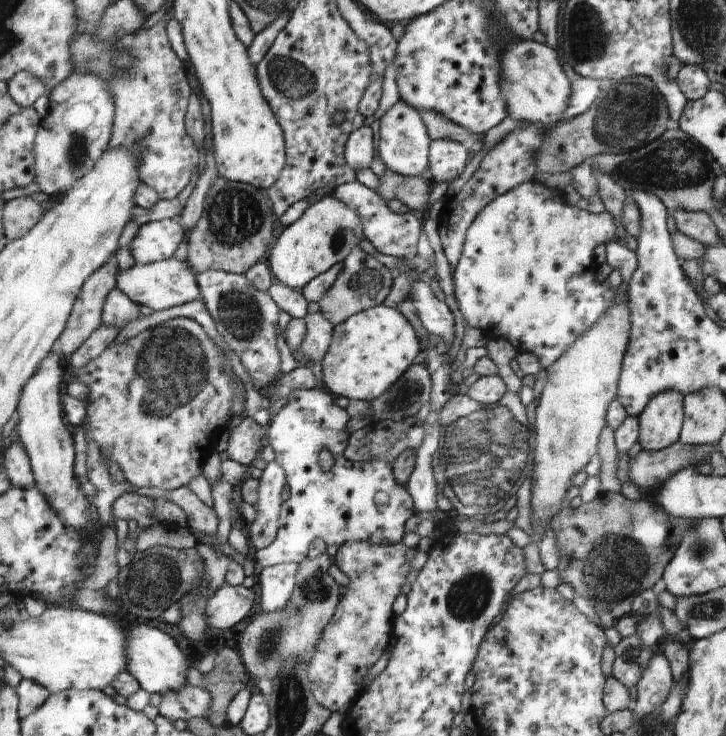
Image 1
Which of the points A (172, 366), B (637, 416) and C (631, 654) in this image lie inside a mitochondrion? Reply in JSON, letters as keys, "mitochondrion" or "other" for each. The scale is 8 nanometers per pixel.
{"A":"mitochondrion","B":"other","C":"mitochondrion"}

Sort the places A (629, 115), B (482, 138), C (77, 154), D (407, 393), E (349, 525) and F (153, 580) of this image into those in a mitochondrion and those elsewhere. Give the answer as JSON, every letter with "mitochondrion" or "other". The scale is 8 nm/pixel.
{"A":"mitochondrion","B":"other","C":"mitochondrion","D":"mitochondrion","E":"other","F":"mitochondrion"}

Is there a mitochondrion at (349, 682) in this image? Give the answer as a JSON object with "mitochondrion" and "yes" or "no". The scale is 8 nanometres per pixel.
{"mitochondrion":"no"}

